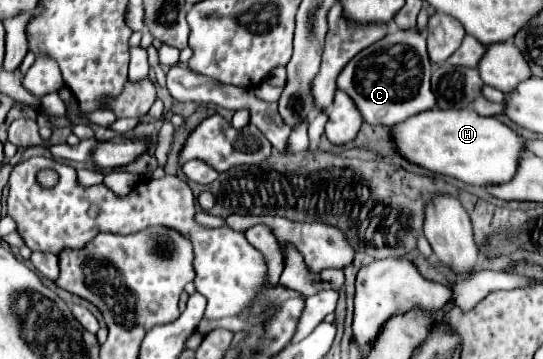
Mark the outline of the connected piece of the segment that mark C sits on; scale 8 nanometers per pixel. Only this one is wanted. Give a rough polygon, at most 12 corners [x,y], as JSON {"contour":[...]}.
{"contour":[[391,30],[339,74],[363,120],[433,108],[427,34]]}

